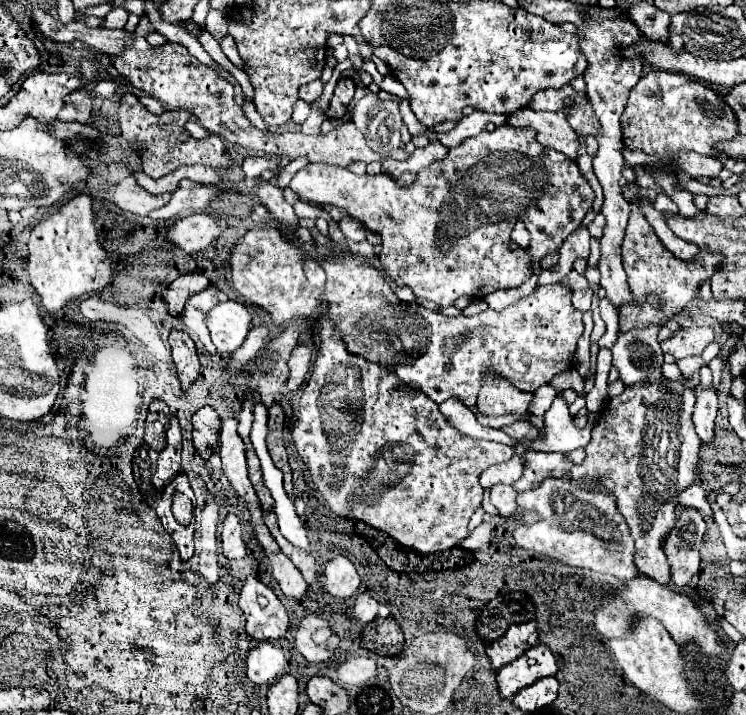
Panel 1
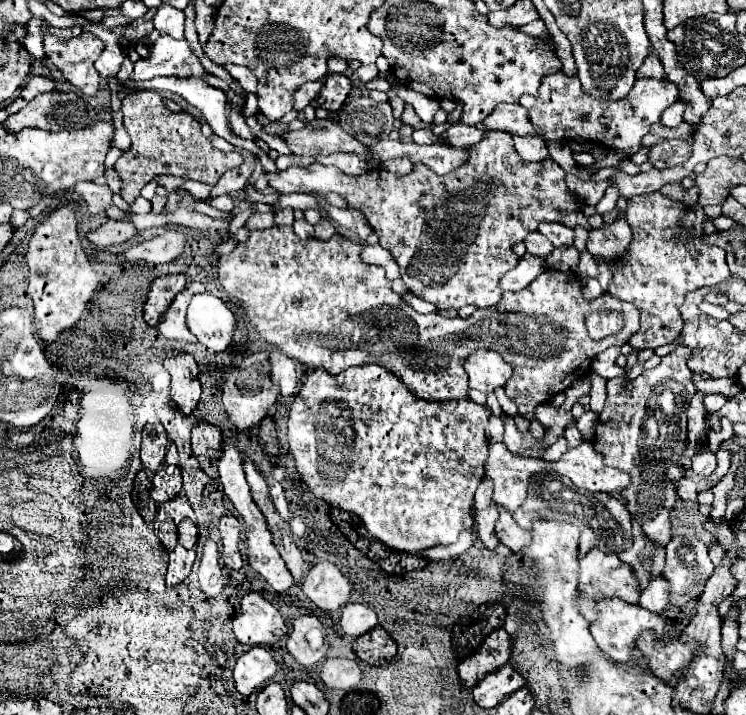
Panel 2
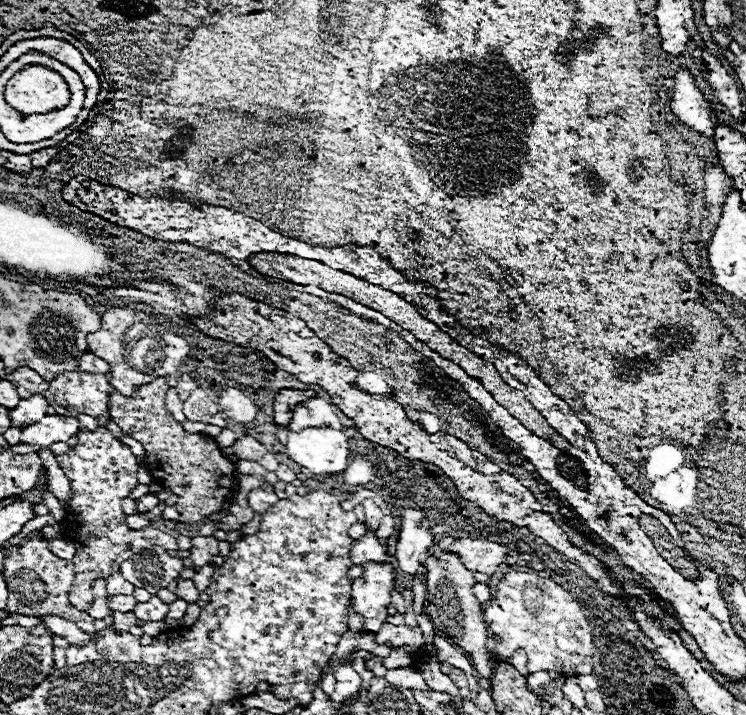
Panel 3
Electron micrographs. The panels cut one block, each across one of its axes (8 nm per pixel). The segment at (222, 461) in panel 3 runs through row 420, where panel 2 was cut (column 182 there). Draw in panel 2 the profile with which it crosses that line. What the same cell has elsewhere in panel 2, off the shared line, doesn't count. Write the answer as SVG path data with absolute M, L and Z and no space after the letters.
M154 90L130 92L122 100L122 112L124 126L132 138L132 148L116 160L114 170L122 180L120 196L128 204L132 204L138 198L144 184L158 174L184 176L188 180L198 180L214 186L224 176L224 172L238 168L244 162L244 158L238 152L220 152L218 148L214 148L210 140L206 140L200 134L198 122L190 114L170 112L164 104L164 98Z

